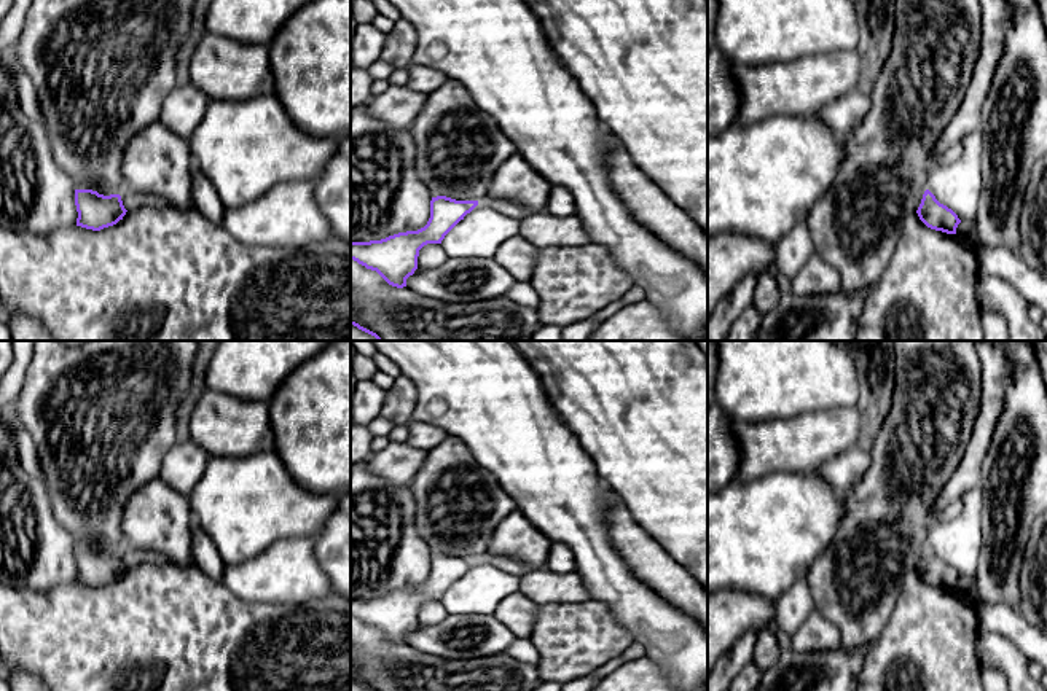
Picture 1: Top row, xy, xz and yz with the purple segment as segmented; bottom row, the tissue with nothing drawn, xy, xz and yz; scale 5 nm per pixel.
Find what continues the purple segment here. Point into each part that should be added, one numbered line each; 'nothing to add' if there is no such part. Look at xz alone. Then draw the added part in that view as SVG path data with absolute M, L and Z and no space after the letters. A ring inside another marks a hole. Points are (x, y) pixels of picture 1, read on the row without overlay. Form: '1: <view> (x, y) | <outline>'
nothing to add

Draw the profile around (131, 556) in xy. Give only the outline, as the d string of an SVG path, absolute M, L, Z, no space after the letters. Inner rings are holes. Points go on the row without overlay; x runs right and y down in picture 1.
M127 543L123 546L121 557L127 568L137 567L140 564L171 564L171 560L161 552L137 549Z

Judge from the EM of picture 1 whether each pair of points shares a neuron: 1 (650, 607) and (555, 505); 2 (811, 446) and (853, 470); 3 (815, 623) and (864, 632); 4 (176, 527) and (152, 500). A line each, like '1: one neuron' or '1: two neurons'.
1: one neuron
2: two neurons
3: two neurons
4: one neuron

